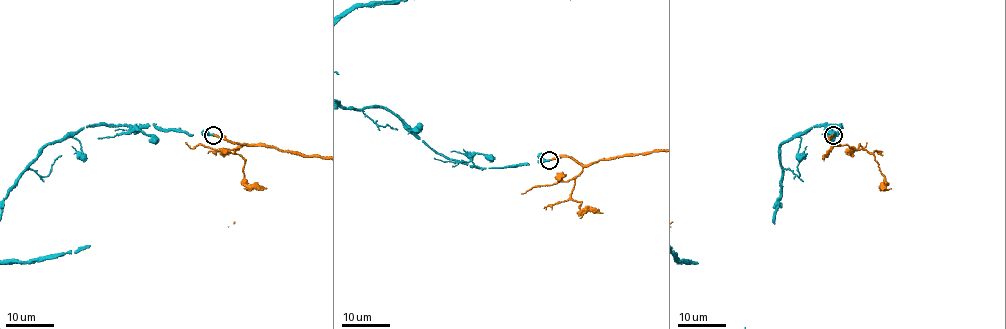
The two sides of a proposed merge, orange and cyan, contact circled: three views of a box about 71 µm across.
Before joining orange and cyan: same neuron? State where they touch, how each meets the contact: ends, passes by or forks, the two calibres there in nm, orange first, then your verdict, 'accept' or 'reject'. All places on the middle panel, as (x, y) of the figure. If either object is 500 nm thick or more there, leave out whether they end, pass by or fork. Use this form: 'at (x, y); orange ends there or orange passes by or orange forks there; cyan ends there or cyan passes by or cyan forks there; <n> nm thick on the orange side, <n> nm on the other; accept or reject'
at (549, 160); orange ends there; cyan ends there; 280 nm thick on the orange side, 360 nm on the other; accept

